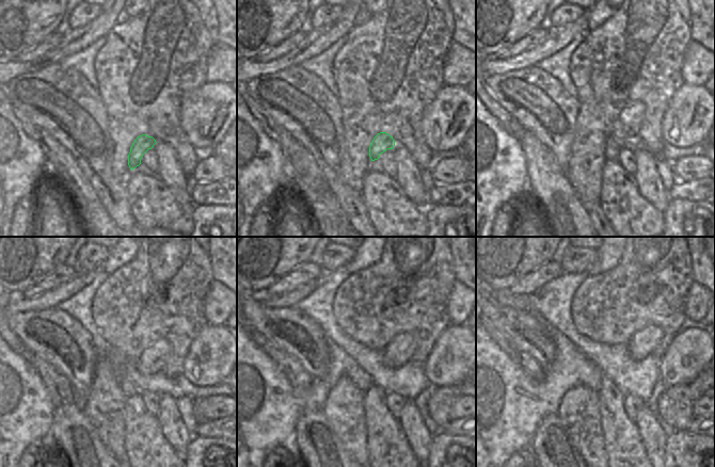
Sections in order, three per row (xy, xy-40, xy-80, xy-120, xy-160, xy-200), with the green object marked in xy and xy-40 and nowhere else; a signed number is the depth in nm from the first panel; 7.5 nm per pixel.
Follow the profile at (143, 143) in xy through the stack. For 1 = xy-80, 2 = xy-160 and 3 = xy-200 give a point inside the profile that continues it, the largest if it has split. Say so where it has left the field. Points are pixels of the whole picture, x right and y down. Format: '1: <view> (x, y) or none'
1: xy-80 (630, 121)
2: xy-160 (400, 350)
3: xy-200 (642, 343)

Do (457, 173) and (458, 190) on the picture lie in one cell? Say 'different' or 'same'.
different

